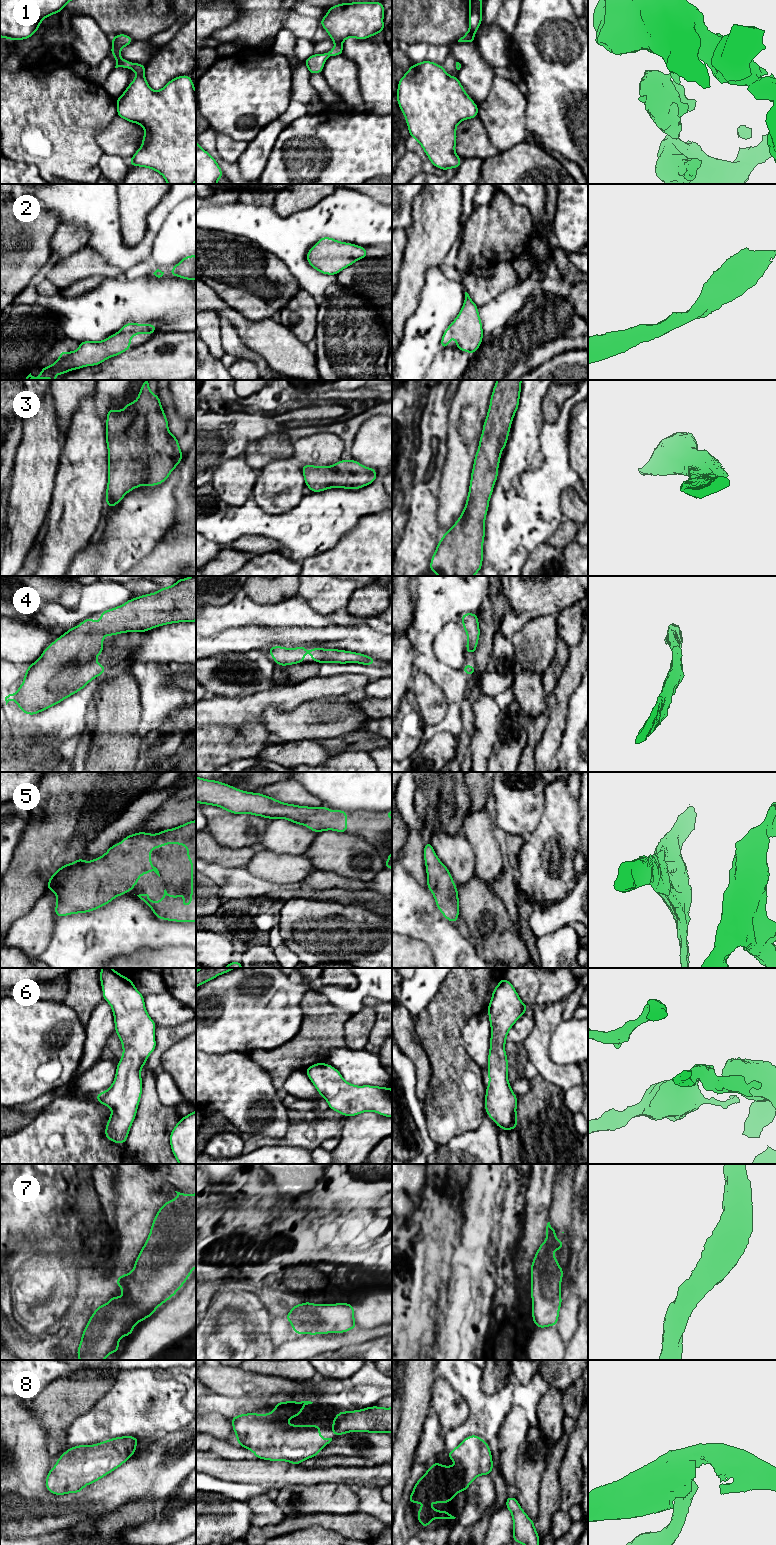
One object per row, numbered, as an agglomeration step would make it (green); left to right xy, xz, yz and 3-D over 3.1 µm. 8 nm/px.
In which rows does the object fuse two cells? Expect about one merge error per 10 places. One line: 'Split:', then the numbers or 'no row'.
Split: no row

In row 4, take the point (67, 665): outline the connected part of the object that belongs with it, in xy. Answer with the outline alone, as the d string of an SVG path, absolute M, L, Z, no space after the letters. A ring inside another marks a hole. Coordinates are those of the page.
M196 576L178 579L170 587L129 599L121 606L108 609L100 614L98 623L88 617L52 642L40 658L27 667L24 681L17 692L5 697L6 705L9 701L15 700L18 708L25 714L35 715L82 690L90 681L106 671L105 666L96 662L97 656L104 650L104 635L146 632L170 623L194 621L196 621Z

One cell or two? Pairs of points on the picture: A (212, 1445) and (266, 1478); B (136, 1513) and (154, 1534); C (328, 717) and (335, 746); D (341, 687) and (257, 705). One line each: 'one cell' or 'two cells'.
A: two cells
B: two cells
C: two cells
D: one cell

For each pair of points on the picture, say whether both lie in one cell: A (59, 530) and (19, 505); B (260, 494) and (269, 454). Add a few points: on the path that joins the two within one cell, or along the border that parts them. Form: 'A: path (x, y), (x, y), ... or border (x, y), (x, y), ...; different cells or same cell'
A: border (48, 514), (46, 520); different cells
B: border (290, 457), (275, 459), (267, 463), (259, 471); different cells

